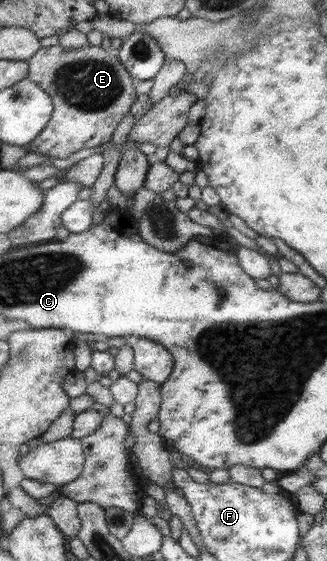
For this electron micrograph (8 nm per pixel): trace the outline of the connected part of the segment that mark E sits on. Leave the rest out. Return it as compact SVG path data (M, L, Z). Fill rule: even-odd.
M59 45L49 46L32 54L31 58L26 60L26 63L28 64L28 71L25 79L39 85L39 88L42 88L45 94L51 98L53 104L49 122L29 143L29 146L31 146L30 152L35 154L65 158L69 154L81 150L81 148L93 148L105 144L105 142L111 140L117 125L122 125L122 119L136 99L132 78L118 61L116 53L101 49L99 45L65 50L61 50Z

